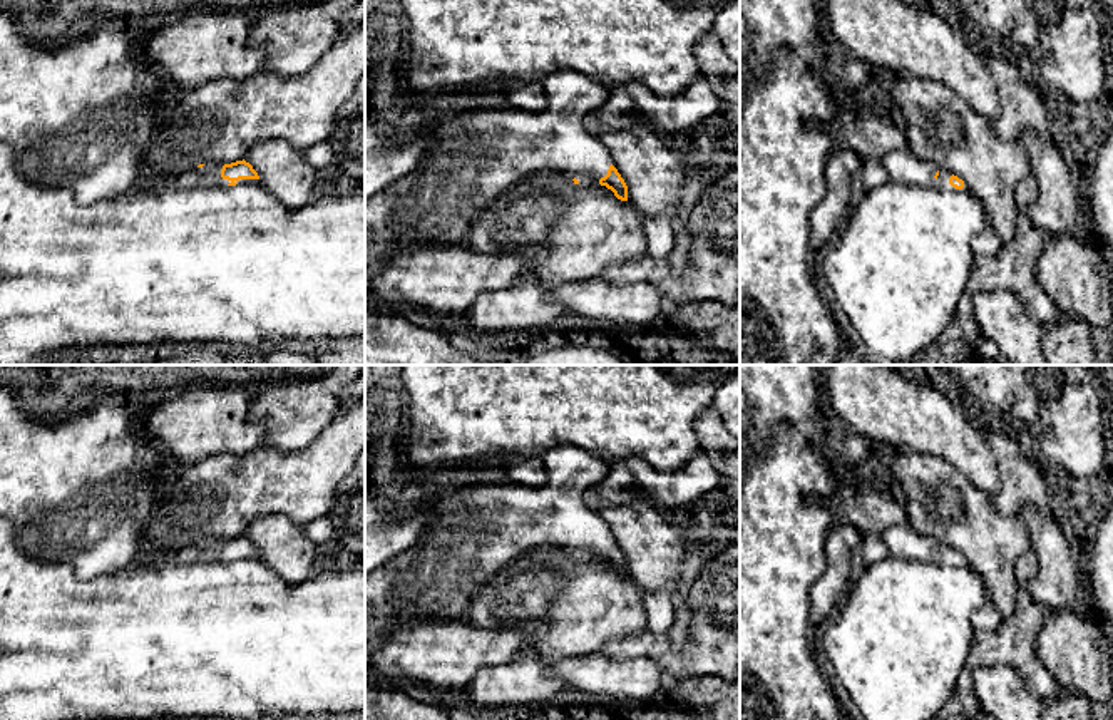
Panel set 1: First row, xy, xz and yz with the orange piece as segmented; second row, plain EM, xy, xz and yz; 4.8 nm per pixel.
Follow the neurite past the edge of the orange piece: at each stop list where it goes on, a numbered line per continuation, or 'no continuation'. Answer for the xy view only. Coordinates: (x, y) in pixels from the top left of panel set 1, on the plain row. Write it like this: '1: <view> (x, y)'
1: xy (211, 548)

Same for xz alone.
1: xz (474, 531)

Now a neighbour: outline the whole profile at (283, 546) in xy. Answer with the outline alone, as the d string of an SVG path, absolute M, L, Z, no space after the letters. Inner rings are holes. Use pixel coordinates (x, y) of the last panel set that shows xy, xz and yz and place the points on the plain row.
M268 514L251 521L246 534L259 551L259 561L291 584L311 576L315 558L323 551L283 514Z

